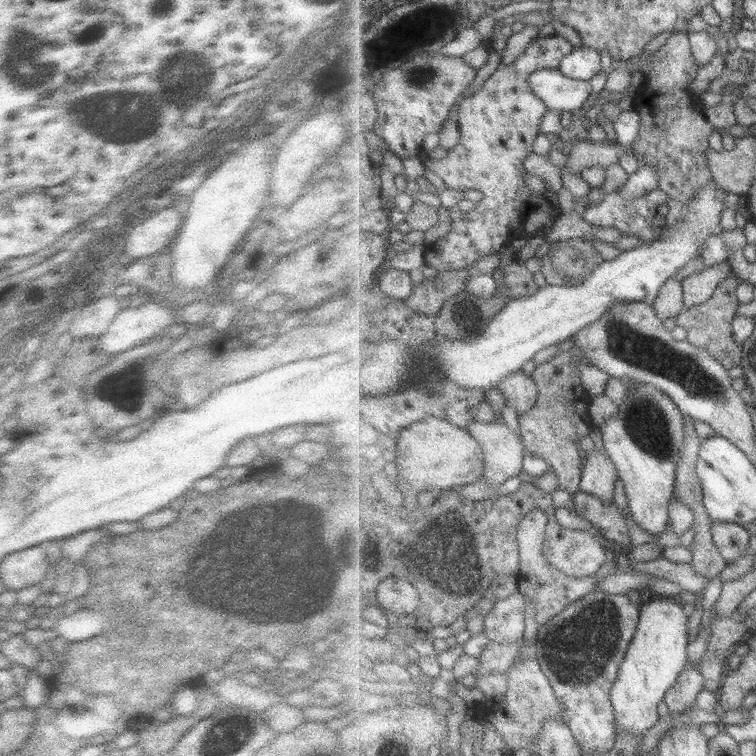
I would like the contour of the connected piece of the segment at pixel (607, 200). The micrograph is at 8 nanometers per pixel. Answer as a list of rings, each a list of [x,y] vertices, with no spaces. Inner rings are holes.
[[[662,189],[653,190],[644,197],[628,201],[620,191],[607,194],[601,203],[590,205],[584,213],[584,219],[594,228],[613,227],[624,236],[637,237],[643,242],[654,242],[664,232],[666,218],[670,212],[673,198]]]

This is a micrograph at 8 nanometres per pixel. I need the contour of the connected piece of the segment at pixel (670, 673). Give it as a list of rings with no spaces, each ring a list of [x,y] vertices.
[[[658,598],[653,602],[642,604],[642,616],[638,632],[636,633],[635,640],[630,645],[611,697],[618,719],[617,726],[625,731],[620,736],[629,733],[634,736],[641,736],[642,740],[645,730],[648,731],[651,728],[653,729],[654,726],[665,724],[660,714],[658,714],[658,706],[662,702],[666,702],[668,693],[679,684],[680,677],[683,676],[684,669],[688,668],[688,663],[690,662],[688,646],[690,646],[692,638],[688,633],[688,620],[690,618],[686,614],[686,610],[684,610],[684,603],[679,599]]]

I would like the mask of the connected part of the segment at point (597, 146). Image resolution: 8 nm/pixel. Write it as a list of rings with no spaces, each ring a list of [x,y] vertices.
[[[586,138],[574,146],[564,167],[567,167],[570,172],[582,174],[583,170],[592,166],[609,167],[618,164],[625,154],[635,154],[634,146],[626,149],[624,145],[617,142],[612,144],[607,140],[594,142]]]

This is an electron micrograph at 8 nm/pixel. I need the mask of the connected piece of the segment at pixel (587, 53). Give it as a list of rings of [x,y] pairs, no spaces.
[[[581,46],[564,58],[559,69],[570,78],[589,81],[603,72],[602,56],[599,50]]]

